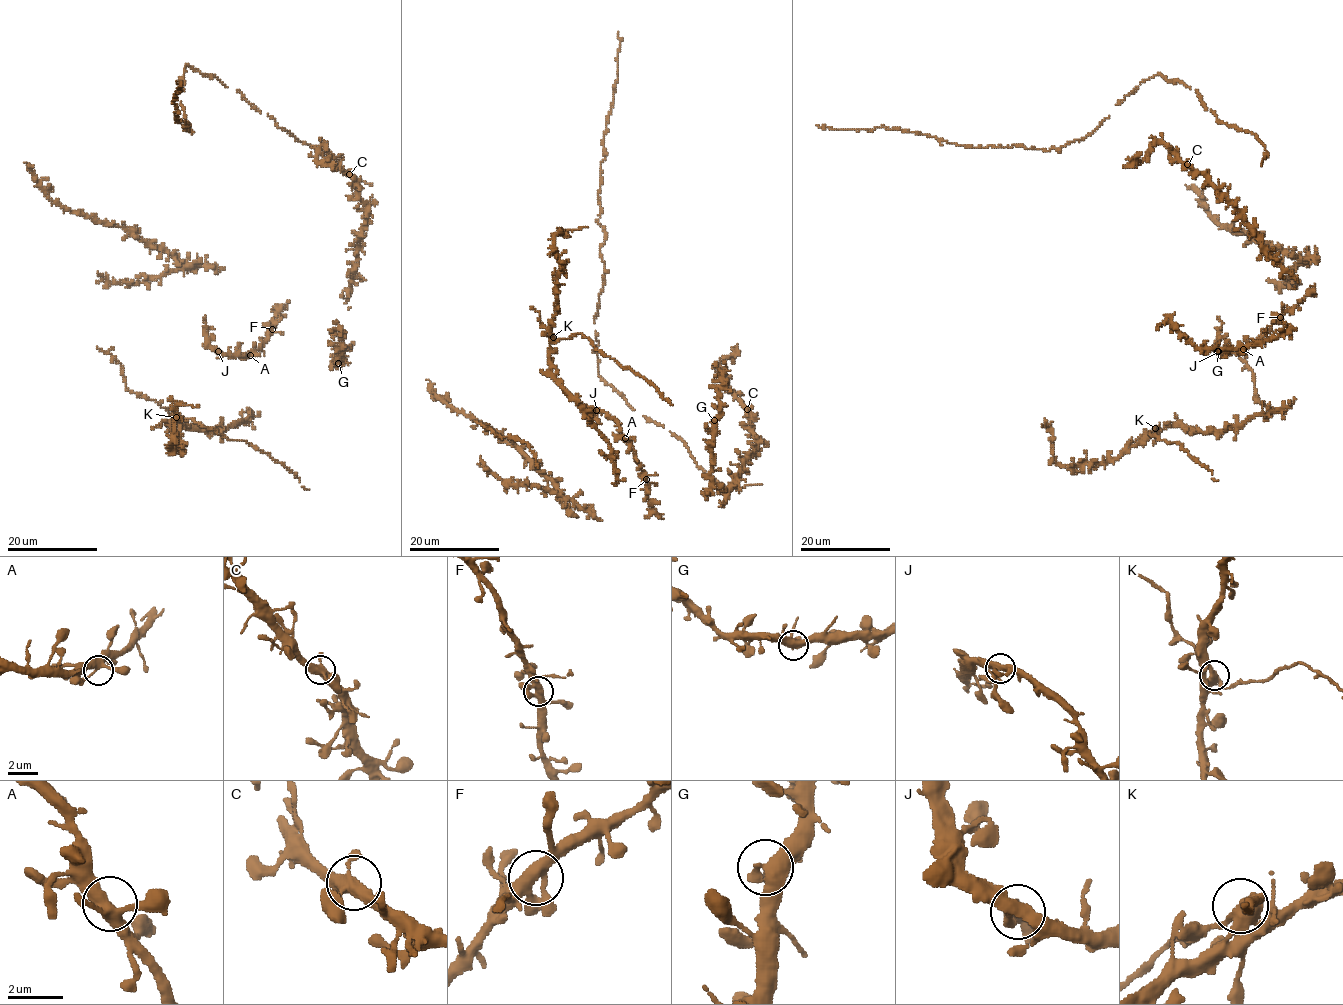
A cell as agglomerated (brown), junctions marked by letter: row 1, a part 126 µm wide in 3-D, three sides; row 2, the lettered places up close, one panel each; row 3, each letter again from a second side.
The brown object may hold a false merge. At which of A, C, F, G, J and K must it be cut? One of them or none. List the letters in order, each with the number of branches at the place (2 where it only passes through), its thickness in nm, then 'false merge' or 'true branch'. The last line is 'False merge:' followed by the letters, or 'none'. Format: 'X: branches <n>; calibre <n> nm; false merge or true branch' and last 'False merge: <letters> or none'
A: branches 4; calibre 400 nm; true branch
C: branches 4; calibre 400 nm; true branch
F: branches 4; calibre 400 nm; true branch
G: branches 4; calibre 420 nm; true branch
J: branches 4; calibre 400 nm; true branch
K: branches 4; calibre 400 nm; true branch
False merge: none

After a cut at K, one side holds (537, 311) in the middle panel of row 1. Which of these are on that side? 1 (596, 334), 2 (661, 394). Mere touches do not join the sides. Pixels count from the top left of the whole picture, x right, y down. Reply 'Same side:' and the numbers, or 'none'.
Same side: 2

